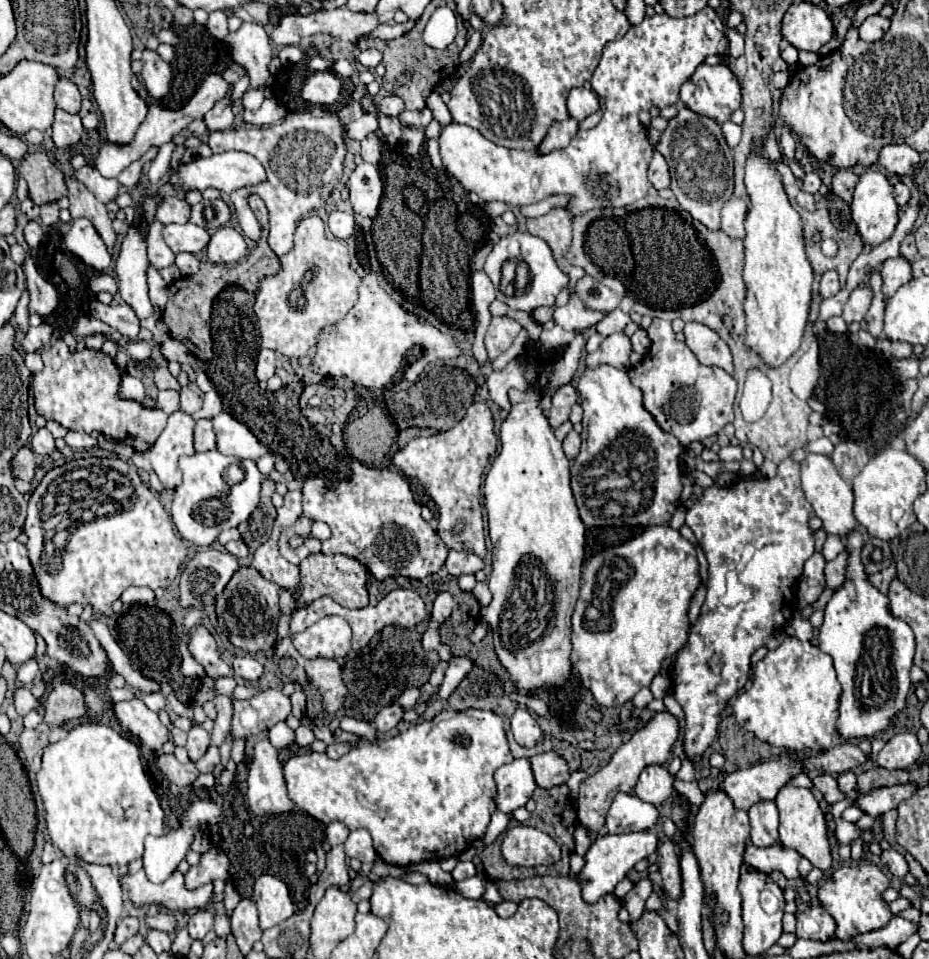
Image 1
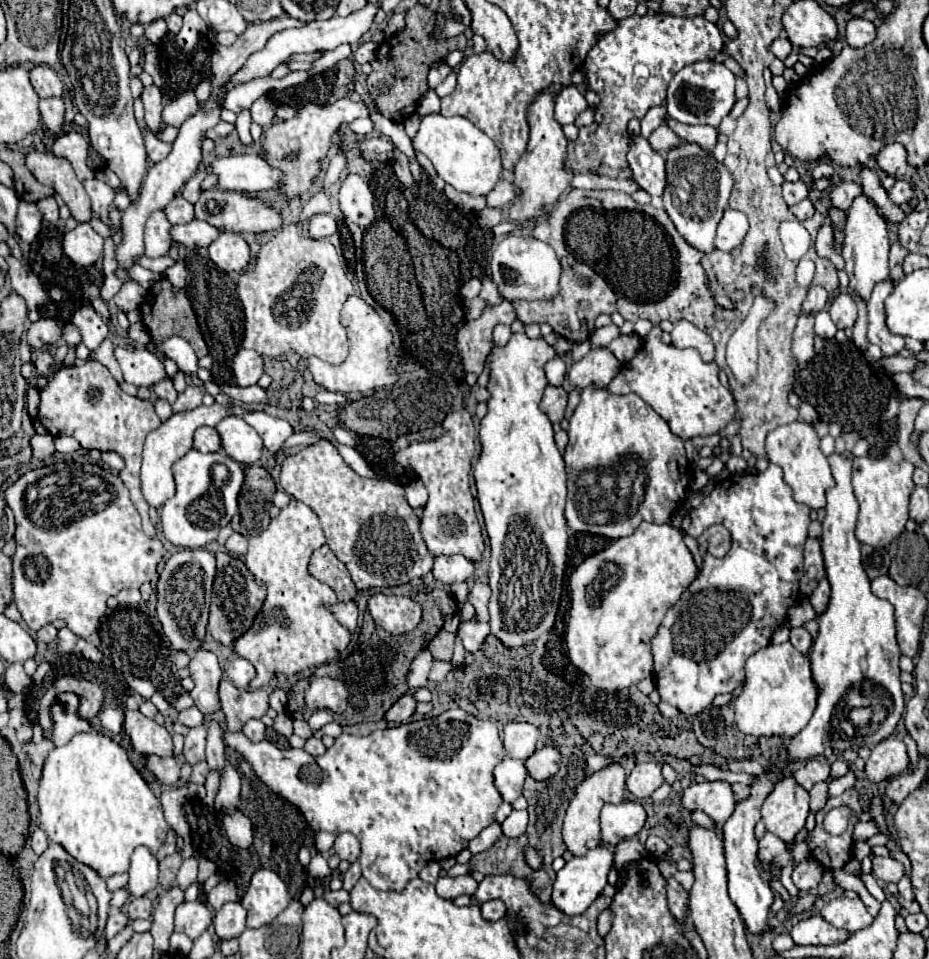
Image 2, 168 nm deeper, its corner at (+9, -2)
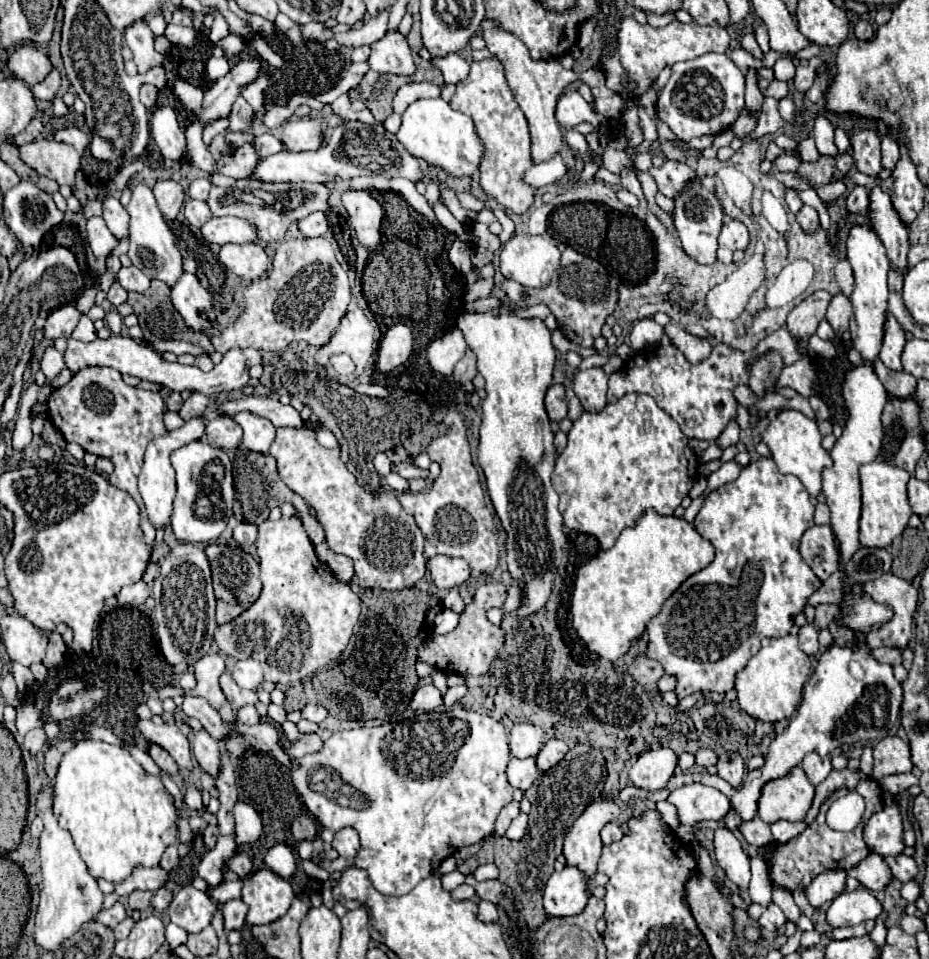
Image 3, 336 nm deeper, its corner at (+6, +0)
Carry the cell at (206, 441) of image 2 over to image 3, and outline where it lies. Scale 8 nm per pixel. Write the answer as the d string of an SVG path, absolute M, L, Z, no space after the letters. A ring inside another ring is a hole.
M225 414L209 420L205 434L207 434L209 444L223 448L223 450L237 448L241 444L241 426L237 426L233 418L225 418Z

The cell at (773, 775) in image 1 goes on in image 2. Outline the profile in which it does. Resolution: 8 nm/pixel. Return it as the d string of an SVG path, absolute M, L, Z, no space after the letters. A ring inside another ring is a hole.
M702 782L684 790L682 806L686 810L706 812L718 826L722 826L734 812L734 792L730 782Z

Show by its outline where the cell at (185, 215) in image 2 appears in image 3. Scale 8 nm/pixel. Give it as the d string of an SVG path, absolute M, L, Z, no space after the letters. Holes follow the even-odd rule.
M187 200L185 202L185 218L189 220L191 226L201 228L211 216L213 214L211 214L207 202L201 202L201 200Z

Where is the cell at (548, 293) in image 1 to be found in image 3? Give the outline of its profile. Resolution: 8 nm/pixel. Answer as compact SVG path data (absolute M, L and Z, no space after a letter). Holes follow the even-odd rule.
M515 234L503 244L499 270L505 278L529 288L545 288L559 266L561 252L547 234Z

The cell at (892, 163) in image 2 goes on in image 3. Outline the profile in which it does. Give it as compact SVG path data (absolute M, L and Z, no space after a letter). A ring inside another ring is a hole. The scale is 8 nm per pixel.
M891 136L883 138L883 148L881 148L881 166L893 170L893 166L899 160L899 146Z

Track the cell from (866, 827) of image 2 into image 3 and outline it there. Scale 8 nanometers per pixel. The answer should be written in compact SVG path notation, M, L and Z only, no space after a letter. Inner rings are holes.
M897 800L885 806L881 812L873 814L865 824L865 842L871 852L879 856L899 856L905 850L903 844L903 816Z

